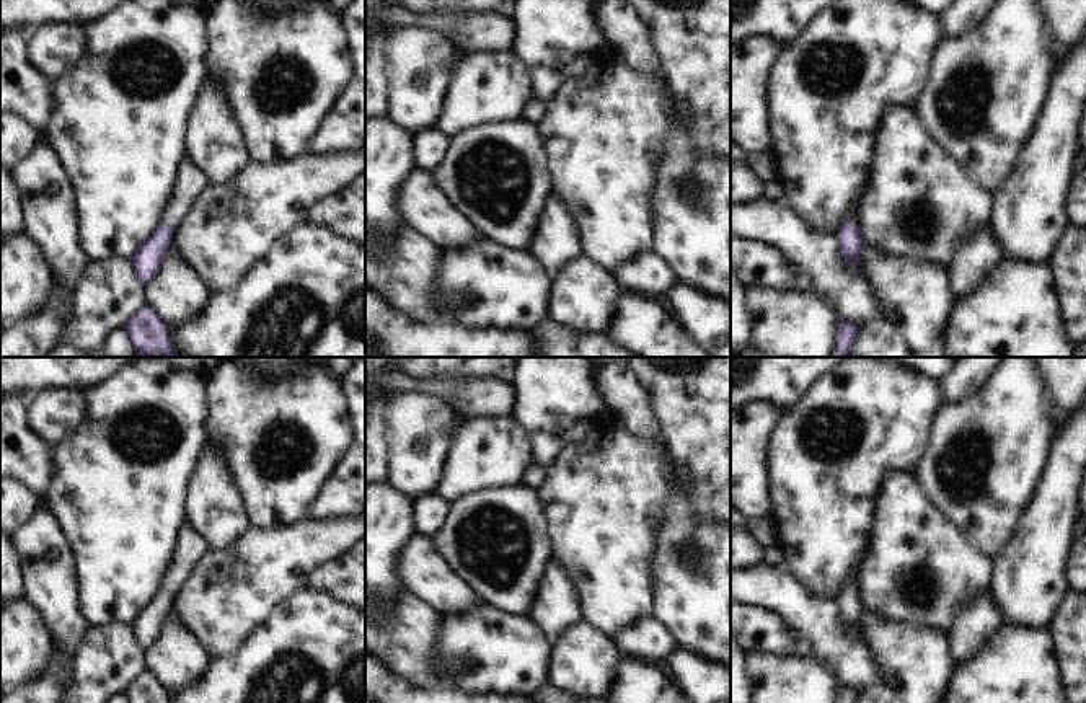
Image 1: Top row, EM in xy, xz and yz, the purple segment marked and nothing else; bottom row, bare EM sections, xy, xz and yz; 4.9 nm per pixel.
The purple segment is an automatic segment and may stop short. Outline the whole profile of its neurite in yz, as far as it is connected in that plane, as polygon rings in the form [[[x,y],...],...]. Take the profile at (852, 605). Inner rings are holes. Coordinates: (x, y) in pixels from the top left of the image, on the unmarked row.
[[[864,561],[856,566],[854,573],[846,577],[843,590],[840,592],[841,620],[848,628],[861,633],[863,595],[861,595],[861,573]]]

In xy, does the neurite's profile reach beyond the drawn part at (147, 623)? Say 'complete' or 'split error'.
split error

